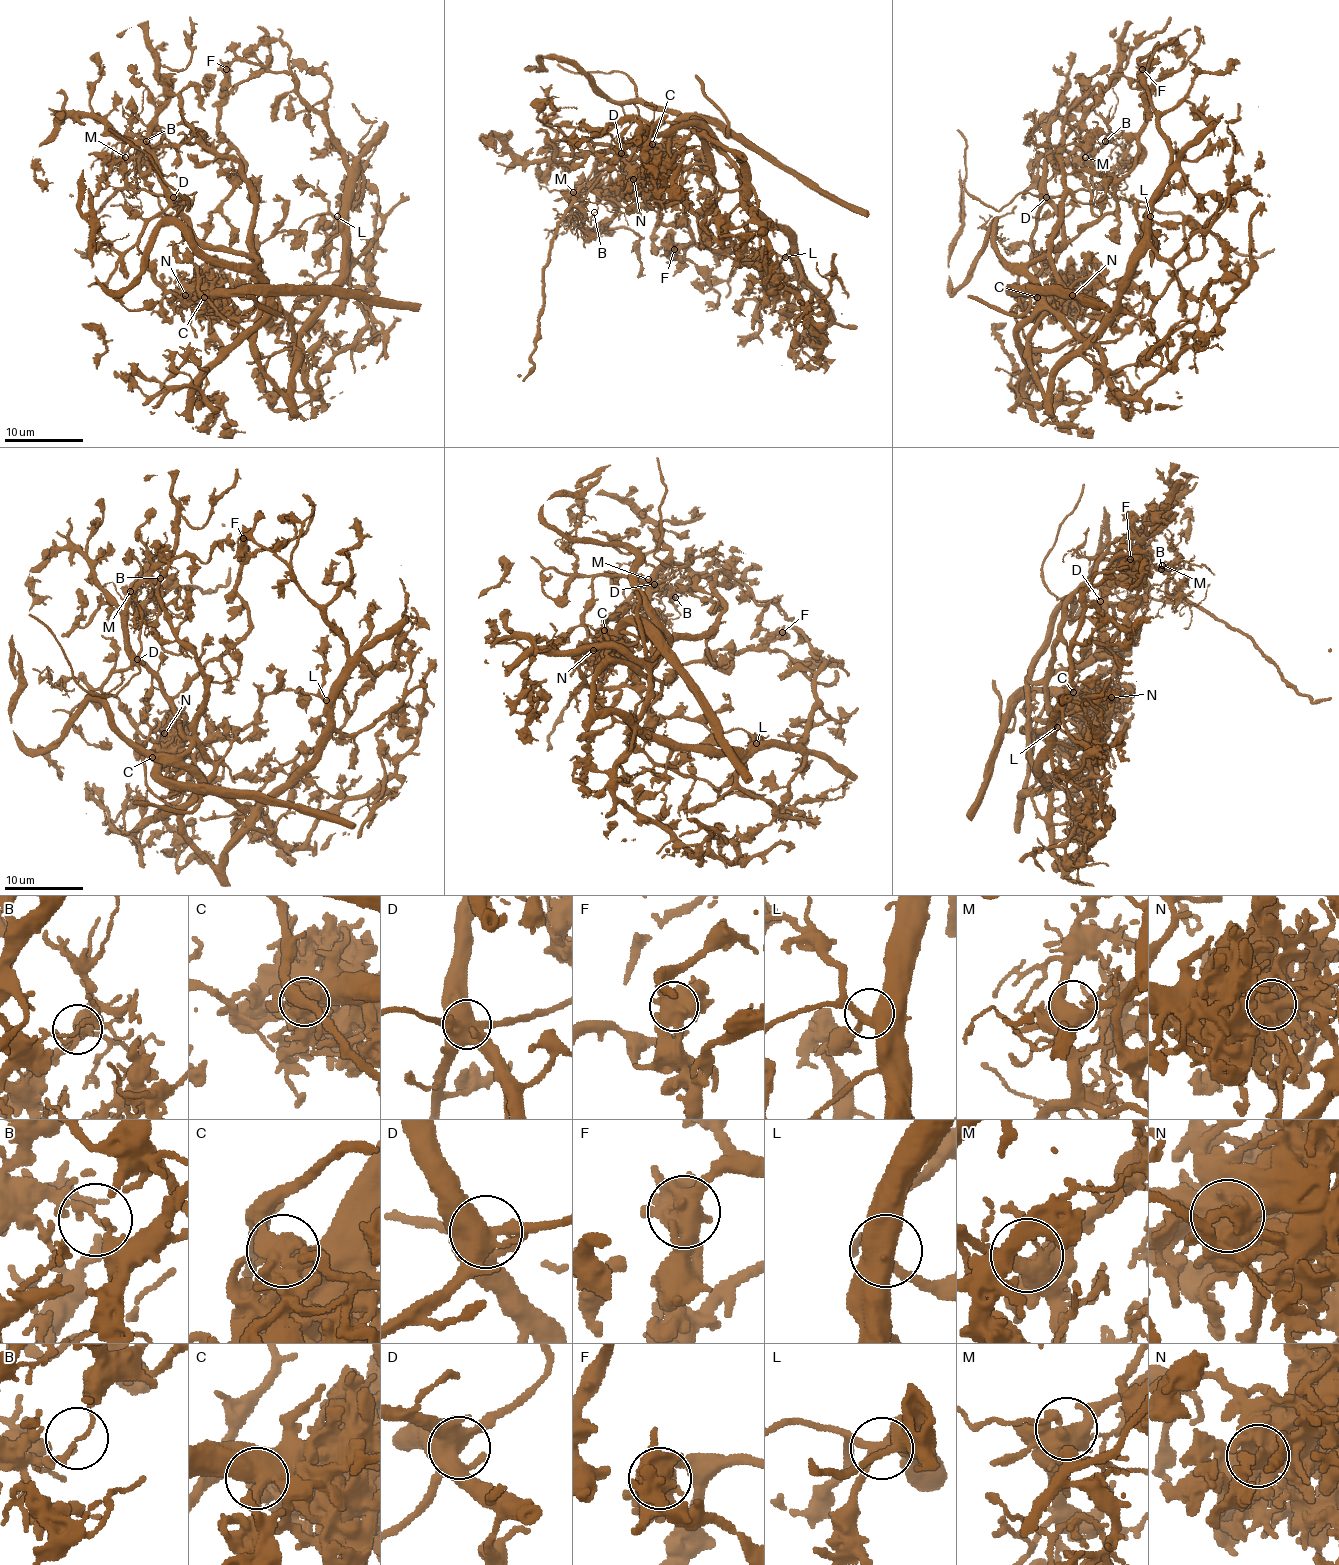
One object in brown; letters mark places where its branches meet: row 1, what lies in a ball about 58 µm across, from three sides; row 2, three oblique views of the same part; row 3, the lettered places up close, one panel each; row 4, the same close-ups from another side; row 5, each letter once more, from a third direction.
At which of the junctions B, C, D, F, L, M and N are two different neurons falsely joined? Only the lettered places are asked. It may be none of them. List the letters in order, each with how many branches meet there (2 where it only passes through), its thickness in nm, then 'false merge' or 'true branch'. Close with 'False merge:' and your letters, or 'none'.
B: 2 | 130 nm | false merge
C: 3 | 550 nm | false merge
D: 6 | 600 nm | false merge
F: 4 | 650 nm | false merge
L: 3 | 400 nm | true branch
M: 4 | 480 nm | true branch
N: 2 | 900 nm | false merge
False merge: B, C, D, F, N

